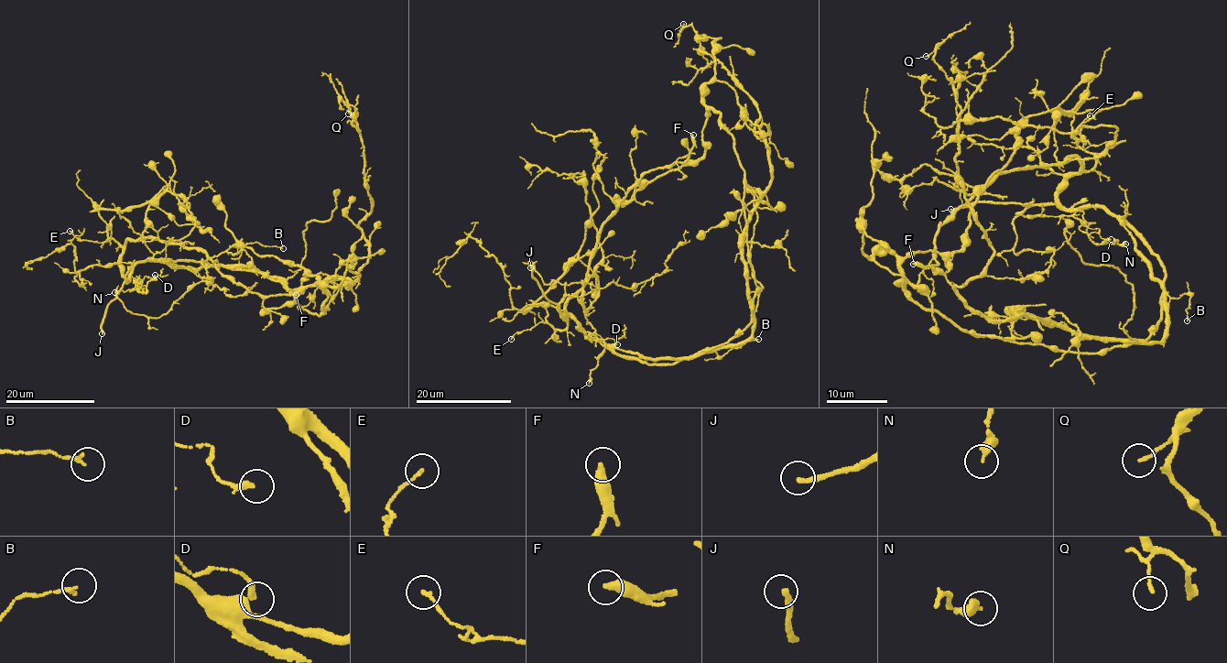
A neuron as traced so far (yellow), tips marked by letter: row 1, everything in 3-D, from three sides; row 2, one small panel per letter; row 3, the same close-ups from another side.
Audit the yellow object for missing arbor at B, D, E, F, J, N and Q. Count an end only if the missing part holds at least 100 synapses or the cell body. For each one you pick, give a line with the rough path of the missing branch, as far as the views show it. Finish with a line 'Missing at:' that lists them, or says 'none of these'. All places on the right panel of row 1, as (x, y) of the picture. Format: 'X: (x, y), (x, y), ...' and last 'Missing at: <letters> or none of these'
J: (950, 209), (904, 177), (940, 134), (958, 147), (947, 167), (902, 176)
Missing at: J

